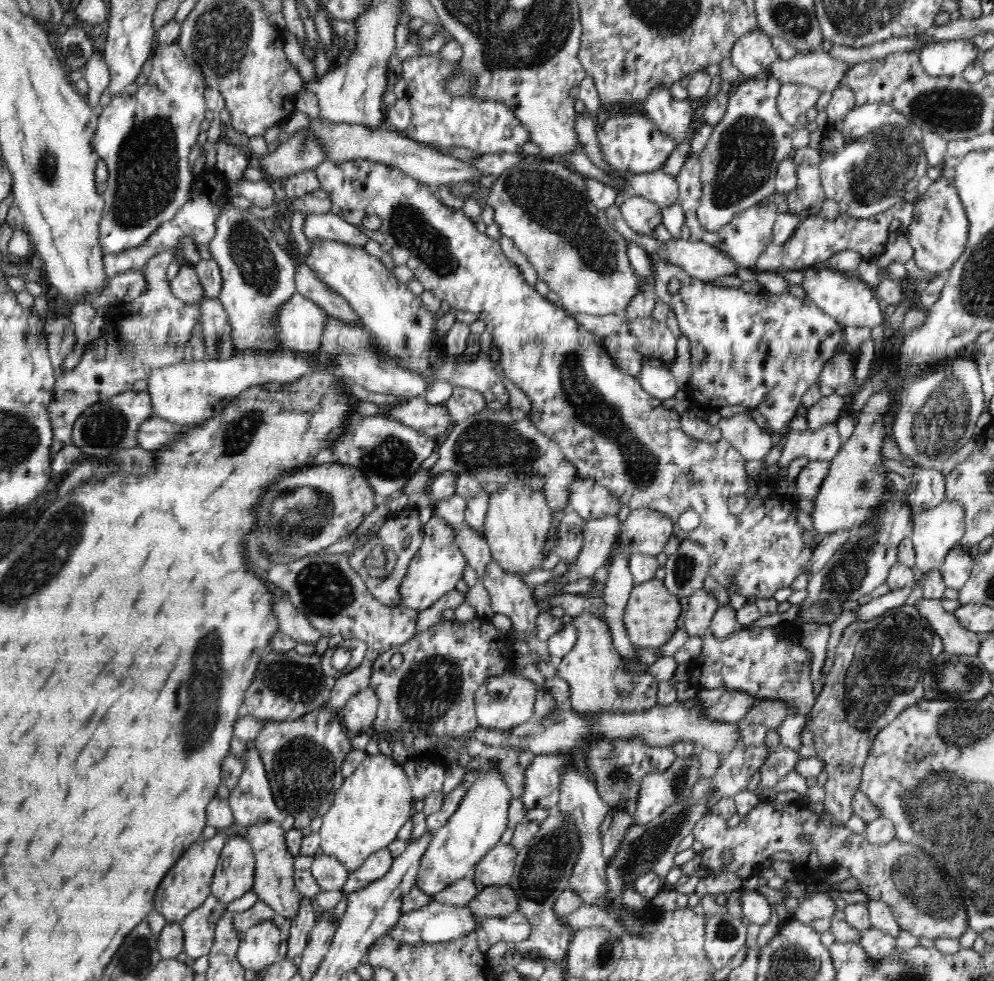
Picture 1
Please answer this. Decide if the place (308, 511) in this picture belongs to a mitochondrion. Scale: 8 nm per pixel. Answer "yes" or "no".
yes

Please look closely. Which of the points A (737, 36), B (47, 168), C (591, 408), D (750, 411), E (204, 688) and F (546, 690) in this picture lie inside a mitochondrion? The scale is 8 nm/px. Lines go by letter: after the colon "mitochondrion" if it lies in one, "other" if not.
A: other
B: mitochondrion
C: mitochondrion
D: other
E: mitochondrion
F: other

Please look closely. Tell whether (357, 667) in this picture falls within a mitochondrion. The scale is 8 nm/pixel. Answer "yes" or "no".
no

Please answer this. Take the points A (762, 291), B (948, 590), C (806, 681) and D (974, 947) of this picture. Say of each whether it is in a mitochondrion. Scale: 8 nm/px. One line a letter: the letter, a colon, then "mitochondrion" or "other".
A: other
B: other
C: other
D: other

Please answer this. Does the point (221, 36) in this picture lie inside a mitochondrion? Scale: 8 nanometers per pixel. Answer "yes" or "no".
yes

